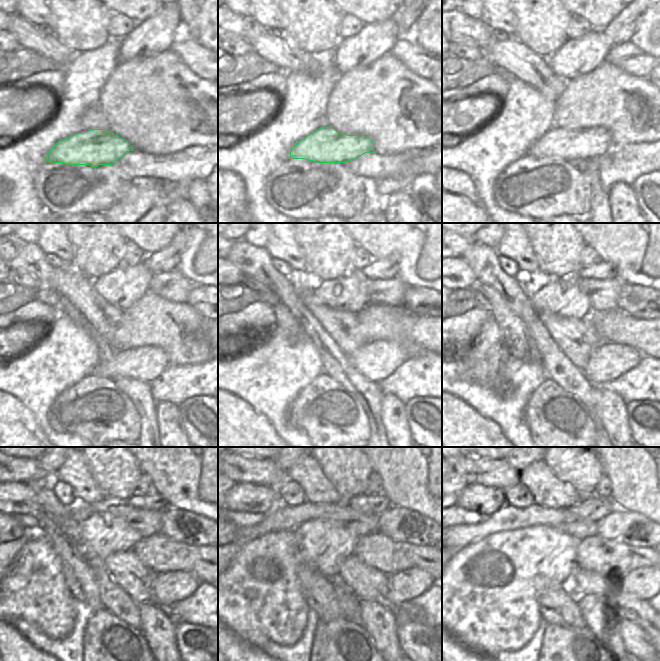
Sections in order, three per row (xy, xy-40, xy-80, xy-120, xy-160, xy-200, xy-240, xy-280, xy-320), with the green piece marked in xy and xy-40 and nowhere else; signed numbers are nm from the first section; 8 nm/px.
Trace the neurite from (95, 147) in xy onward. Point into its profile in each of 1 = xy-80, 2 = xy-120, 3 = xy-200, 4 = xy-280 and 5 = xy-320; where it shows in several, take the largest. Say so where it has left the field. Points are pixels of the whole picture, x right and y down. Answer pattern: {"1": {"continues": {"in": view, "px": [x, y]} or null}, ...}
{"1": {"continues": {"in": "xy-80", "px": [584, 144]}}, "2": {"continues": {"in": "xy-120", "px": [146, 364]}}, "3": {"continues": {"in": "xy-200", "px": [609, 360]}}, "4": {"continues": {"in": "xy-280", "px": [403, 586]}}, "5": {"continues": {"in": "xy-320", "px": [644, 582]}}}

